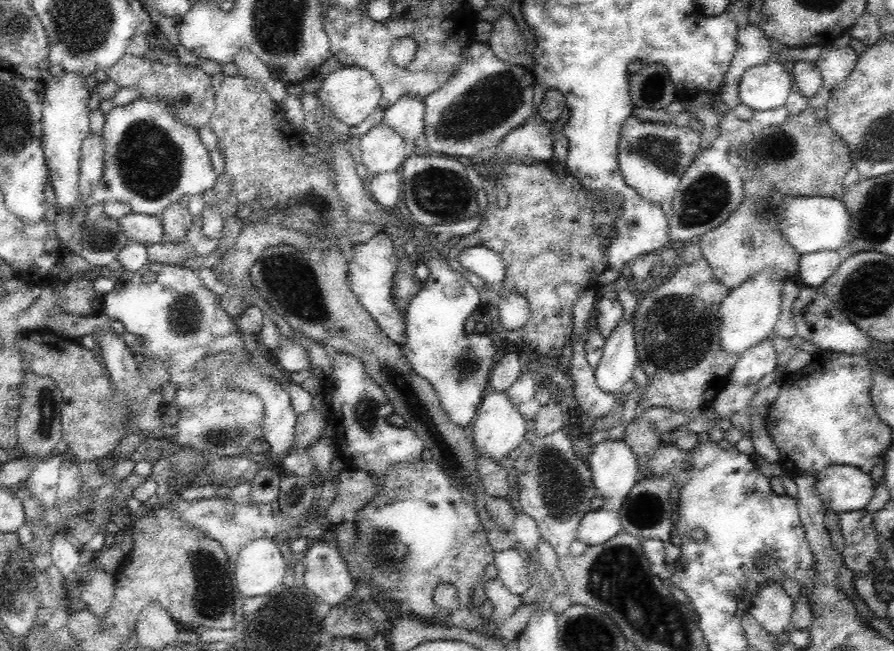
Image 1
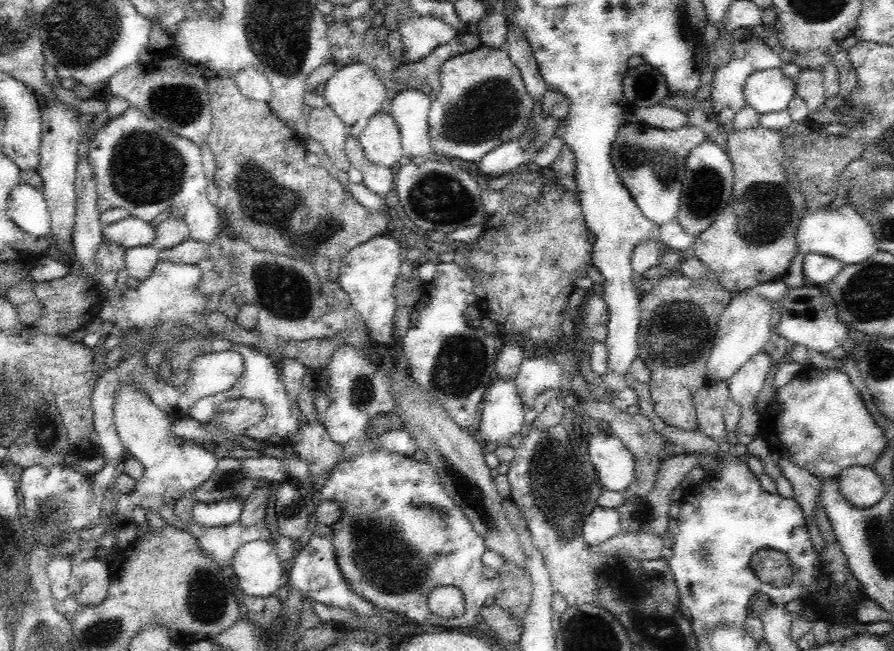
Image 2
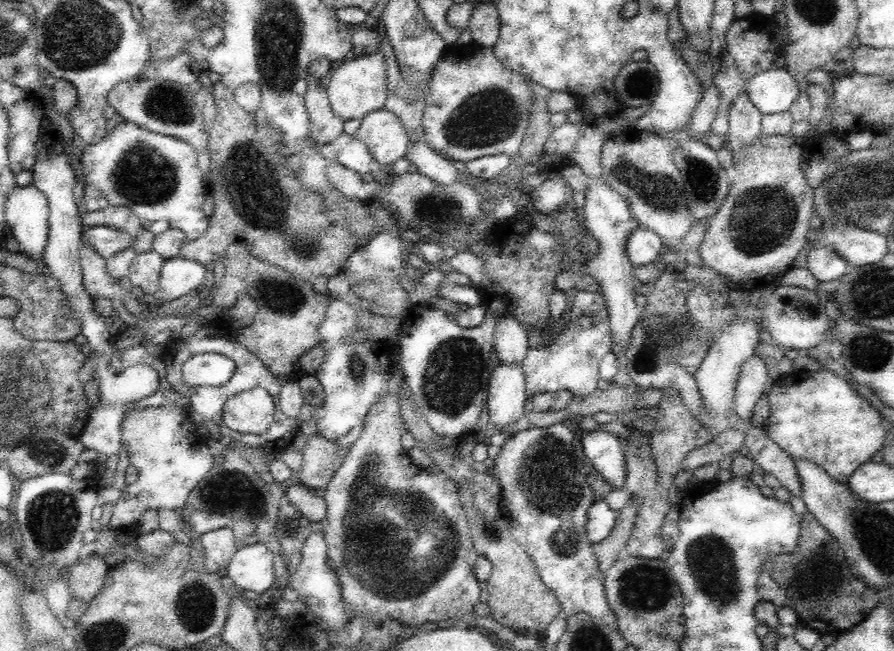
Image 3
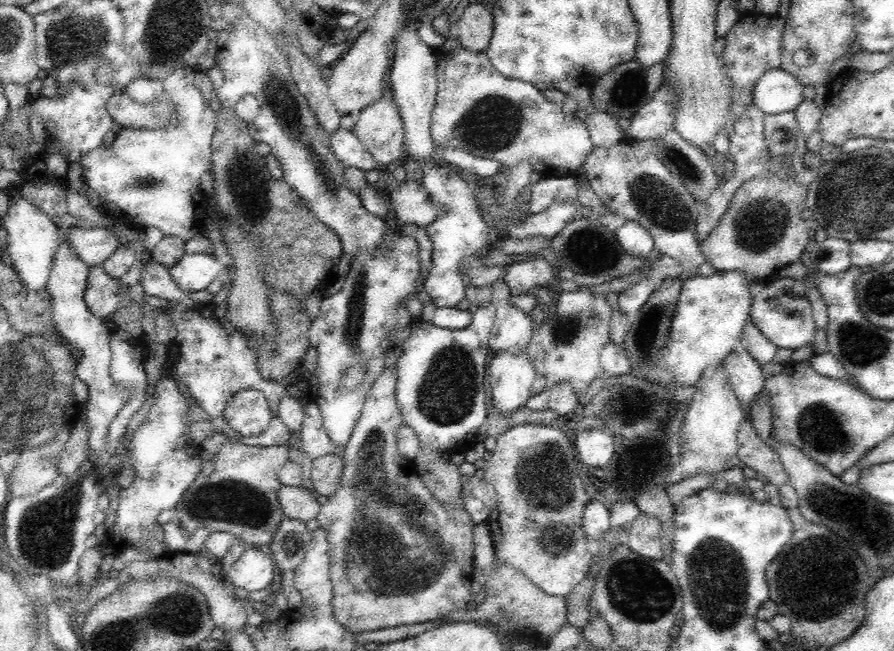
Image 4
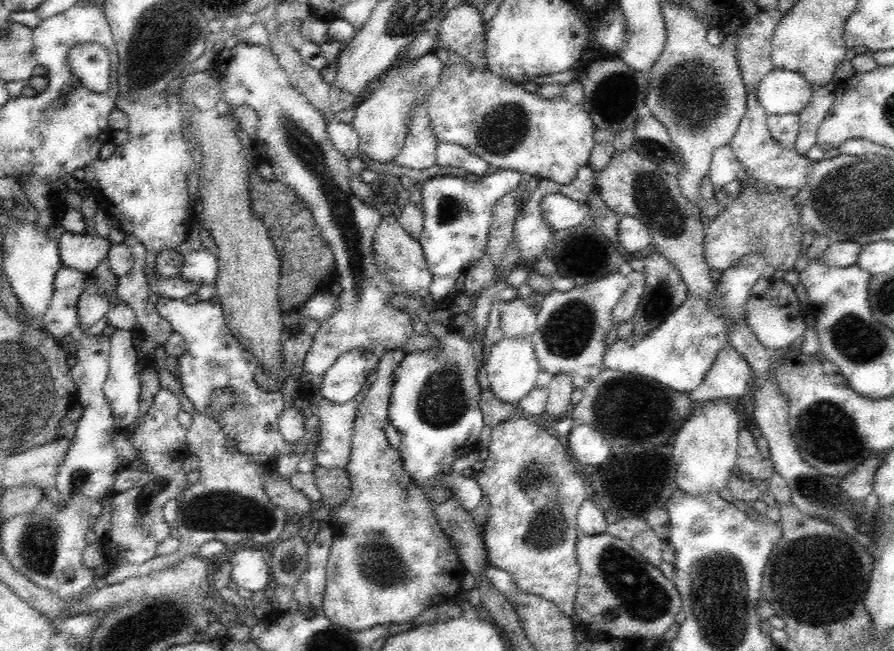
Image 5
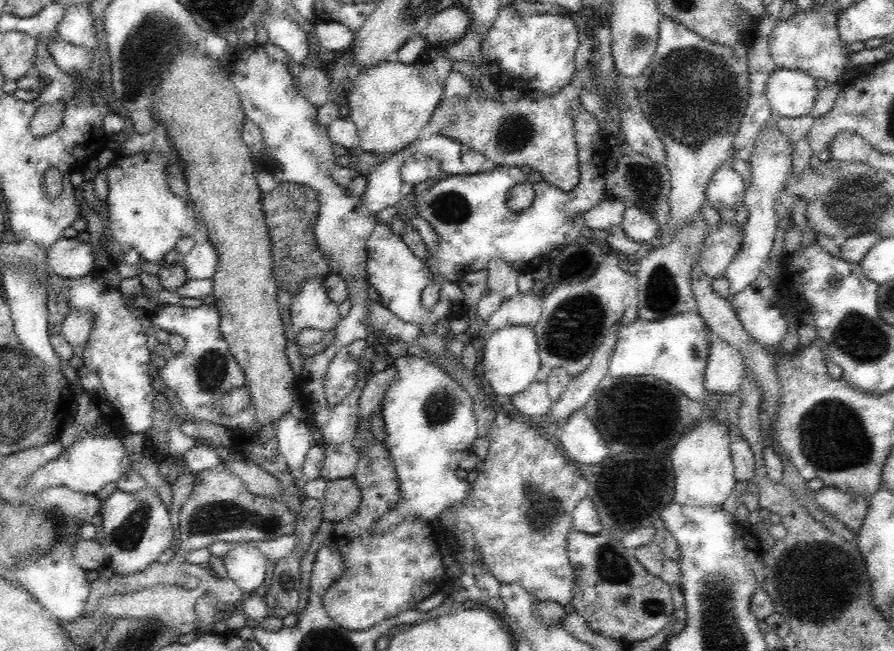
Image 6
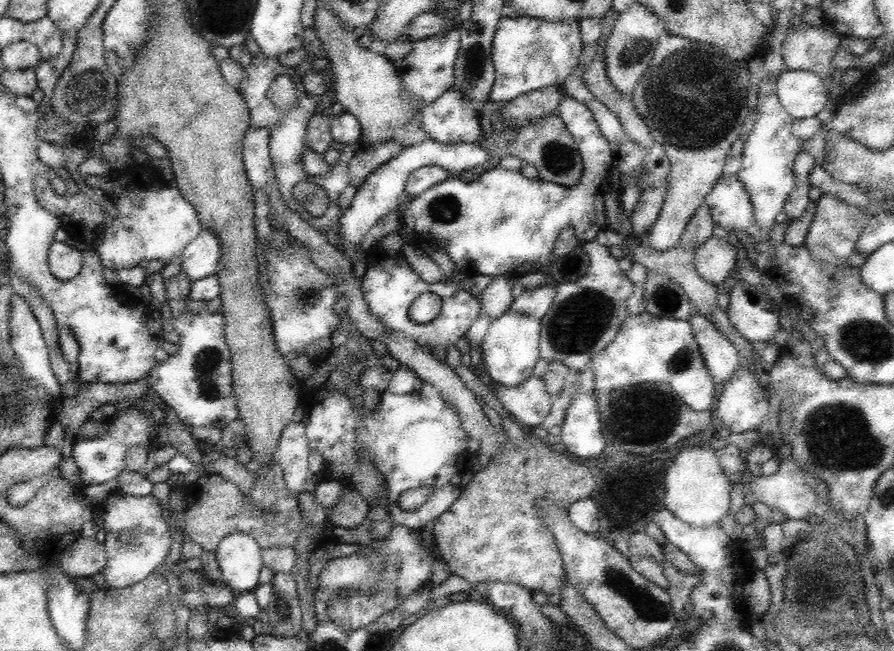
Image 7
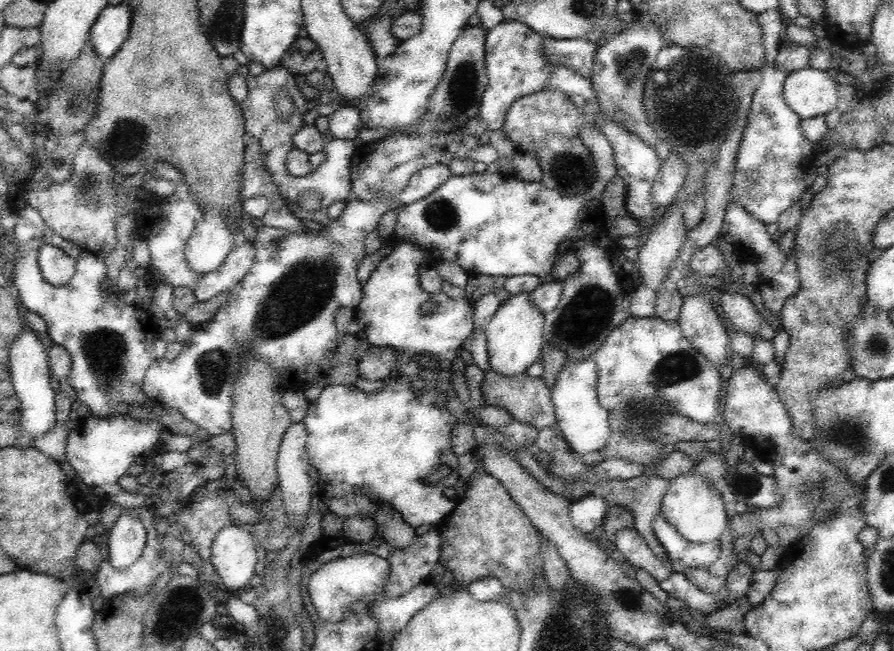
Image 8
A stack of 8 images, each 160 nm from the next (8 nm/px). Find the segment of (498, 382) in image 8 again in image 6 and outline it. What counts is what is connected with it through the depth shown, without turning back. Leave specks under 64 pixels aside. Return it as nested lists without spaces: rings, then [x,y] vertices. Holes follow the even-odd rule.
[[[538,381],[530,384],[530,387],[526,388],[524,392],[512,396],[511,400],[518,412],[534,418],[544,418],[554,403],[548,397],[547,383]]]

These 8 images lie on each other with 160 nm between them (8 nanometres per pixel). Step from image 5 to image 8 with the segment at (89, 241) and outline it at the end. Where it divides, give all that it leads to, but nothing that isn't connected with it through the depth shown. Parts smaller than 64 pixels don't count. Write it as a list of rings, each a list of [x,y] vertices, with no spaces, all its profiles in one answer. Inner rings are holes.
[[[46,244],[39,248],[38,262],[44,280],[52,286],[66,285],[75,273],[76,260],[62,249]]]

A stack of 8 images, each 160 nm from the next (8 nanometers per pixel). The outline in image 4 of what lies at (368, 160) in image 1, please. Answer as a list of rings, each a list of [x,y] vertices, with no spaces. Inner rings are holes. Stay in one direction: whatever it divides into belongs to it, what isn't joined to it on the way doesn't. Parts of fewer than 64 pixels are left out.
[[[389,95],[369,104],[357,116],[353,132],[378,165],[396,162],[405,154],[403,121],[397,104]]]

